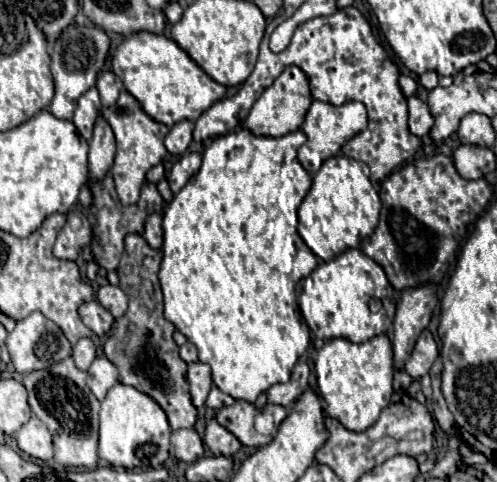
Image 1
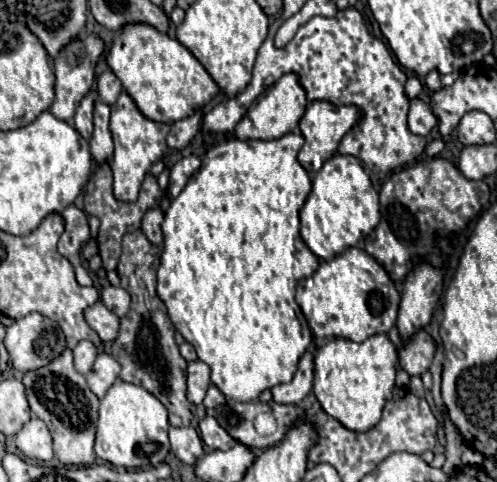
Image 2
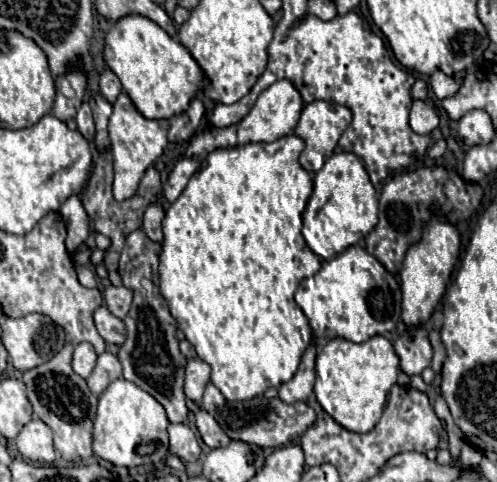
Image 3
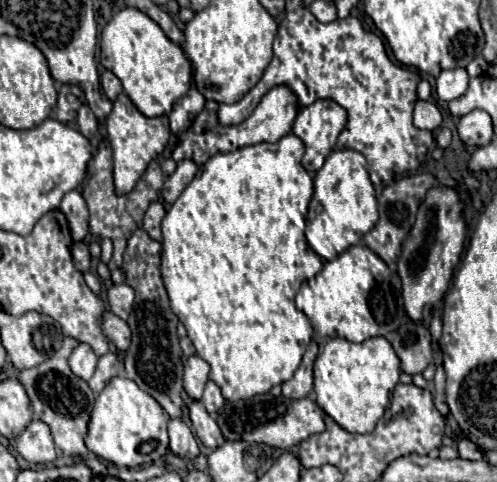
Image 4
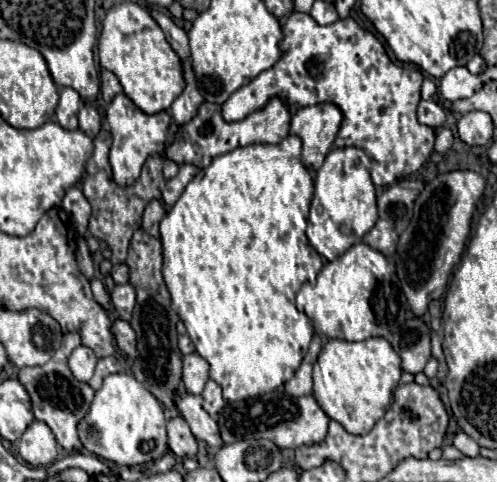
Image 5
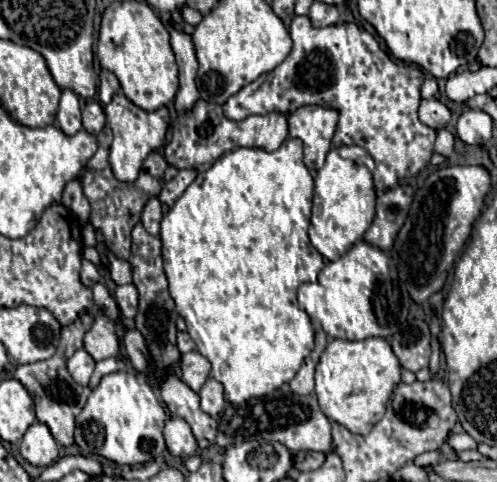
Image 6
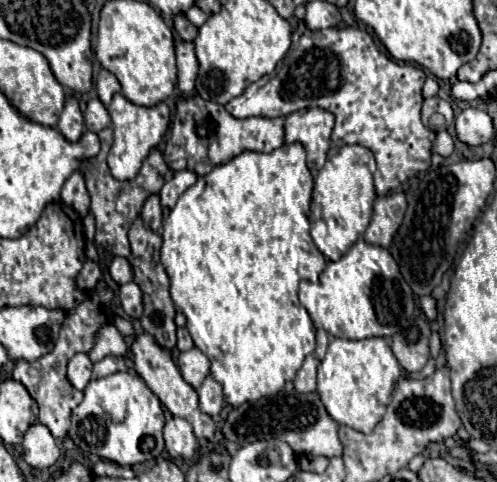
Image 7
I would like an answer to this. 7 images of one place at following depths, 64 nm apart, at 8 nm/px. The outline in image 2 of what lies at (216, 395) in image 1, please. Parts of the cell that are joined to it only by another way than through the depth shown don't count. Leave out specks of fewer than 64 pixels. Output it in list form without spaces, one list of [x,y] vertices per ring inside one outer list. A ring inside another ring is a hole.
[[[212,384],[212,386],[208,388],[206,398],[204,398],[204,406],[206,406],[206,410],[214,410],[214,408],[224,406],[224,404],[226,404],[226,396]]]

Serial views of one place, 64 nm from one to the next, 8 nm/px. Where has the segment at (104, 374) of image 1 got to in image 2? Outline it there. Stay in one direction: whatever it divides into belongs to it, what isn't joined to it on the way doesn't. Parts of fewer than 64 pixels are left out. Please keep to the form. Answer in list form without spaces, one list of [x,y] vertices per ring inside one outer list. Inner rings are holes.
[[[100,352],[92,370],[90,370],[90,374],[86,376],[86,380],[88,380],[90,390],[98,398],[102,398],[106,394],[106,390],[116,382],[118,374],[120,374],[120,364],[114,360],[114,356],[110,356],[106,352]]]

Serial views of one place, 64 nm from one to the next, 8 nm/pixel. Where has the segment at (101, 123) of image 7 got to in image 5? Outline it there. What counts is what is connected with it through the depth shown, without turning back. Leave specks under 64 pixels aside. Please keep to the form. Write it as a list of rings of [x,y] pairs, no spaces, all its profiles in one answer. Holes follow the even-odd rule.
[[[84,104],[78,114],[78,120],[80,120],[78,126],[86,136],[94,138],[100,132],[100,114],[94,104]]]

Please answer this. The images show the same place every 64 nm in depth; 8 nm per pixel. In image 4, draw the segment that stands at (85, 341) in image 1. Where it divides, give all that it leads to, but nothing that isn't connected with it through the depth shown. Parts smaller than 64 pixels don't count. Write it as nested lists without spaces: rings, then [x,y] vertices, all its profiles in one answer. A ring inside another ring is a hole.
[[[78,344],[70,356],[70,368],[82,380],[92,378],[92,372],[96,370],[96,362],[98,362],[98,356],[94,354],[94,350],[88,344]]]

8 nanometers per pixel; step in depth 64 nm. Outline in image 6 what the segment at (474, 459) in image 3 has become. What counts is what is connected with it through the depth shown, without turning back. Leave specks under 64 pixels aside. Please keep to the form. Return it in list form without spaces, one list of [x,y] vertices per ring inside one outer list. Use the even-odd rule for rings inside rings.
[[[462,432],[462,434],[452,434],[450,436],[450,440],[448,440],[448,444],[454,448],[454,450],[476,450],[478,448],[478,444],[476,444],[476,440],[472,438],[472,436],[468,436],[466,432]]]

